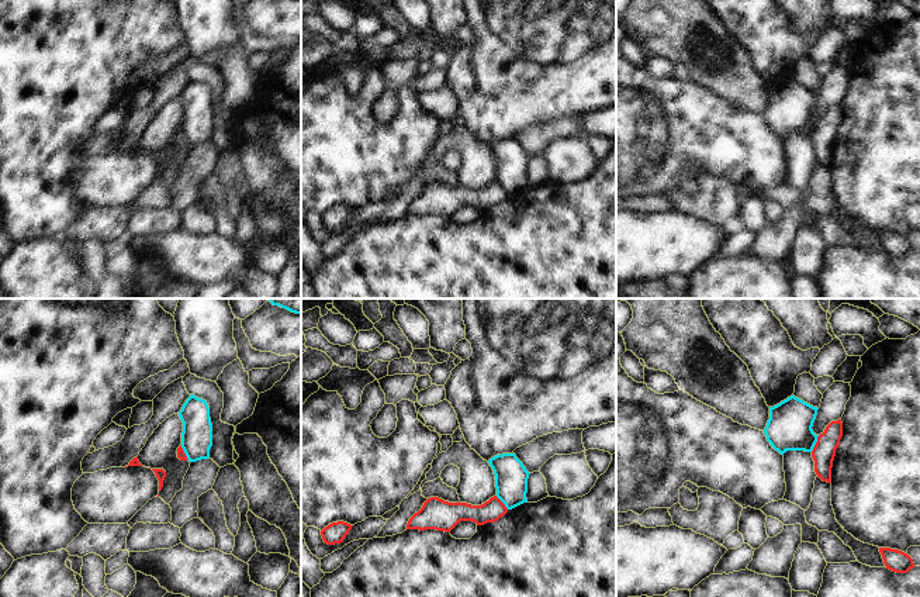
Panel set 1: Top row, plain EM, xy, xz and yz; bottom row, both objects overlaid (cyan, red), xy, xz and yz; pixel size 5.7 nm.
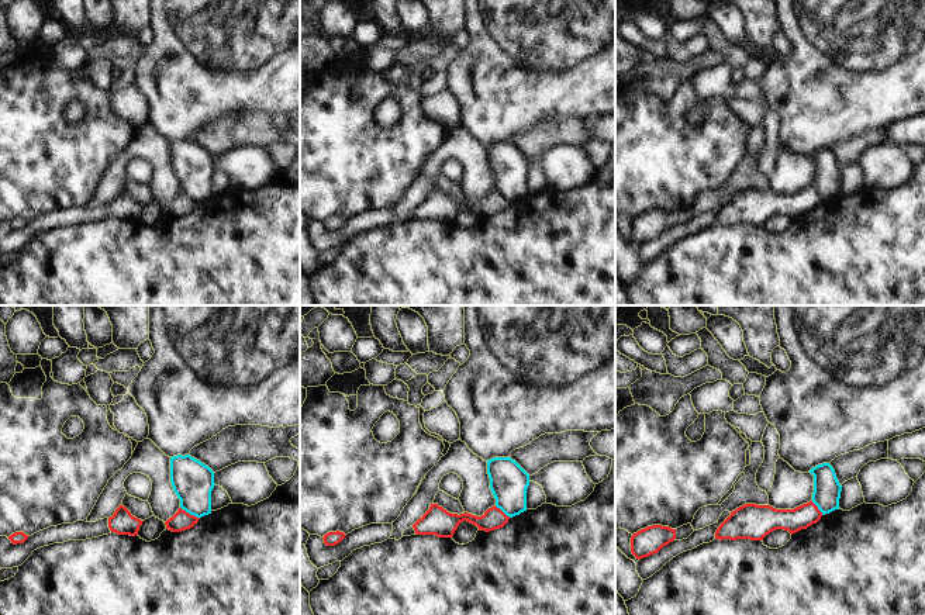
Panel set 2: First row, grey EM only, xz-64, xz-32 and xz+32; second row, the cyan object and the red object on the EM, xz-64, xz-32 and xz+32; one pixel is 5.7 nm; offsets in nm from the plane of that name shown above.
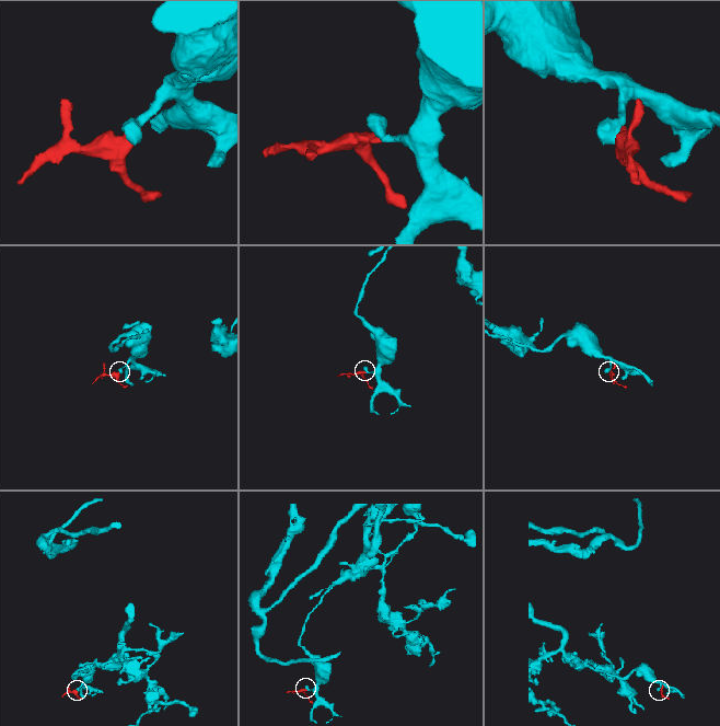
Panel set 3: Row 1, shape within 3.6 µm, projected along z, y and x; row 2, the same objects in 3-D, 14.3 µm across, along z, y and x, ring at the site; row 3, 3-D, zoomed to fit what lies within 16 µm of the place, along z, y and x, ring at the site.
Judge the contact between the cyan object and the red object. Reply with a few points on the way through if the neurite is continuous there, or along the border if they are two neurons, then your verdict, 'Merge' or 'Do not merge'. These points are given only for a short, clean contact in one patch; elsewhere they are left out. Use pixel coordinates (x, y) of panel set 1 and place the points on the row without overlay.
Boundary: yz (819, 120), (810, 135). Do not merge

